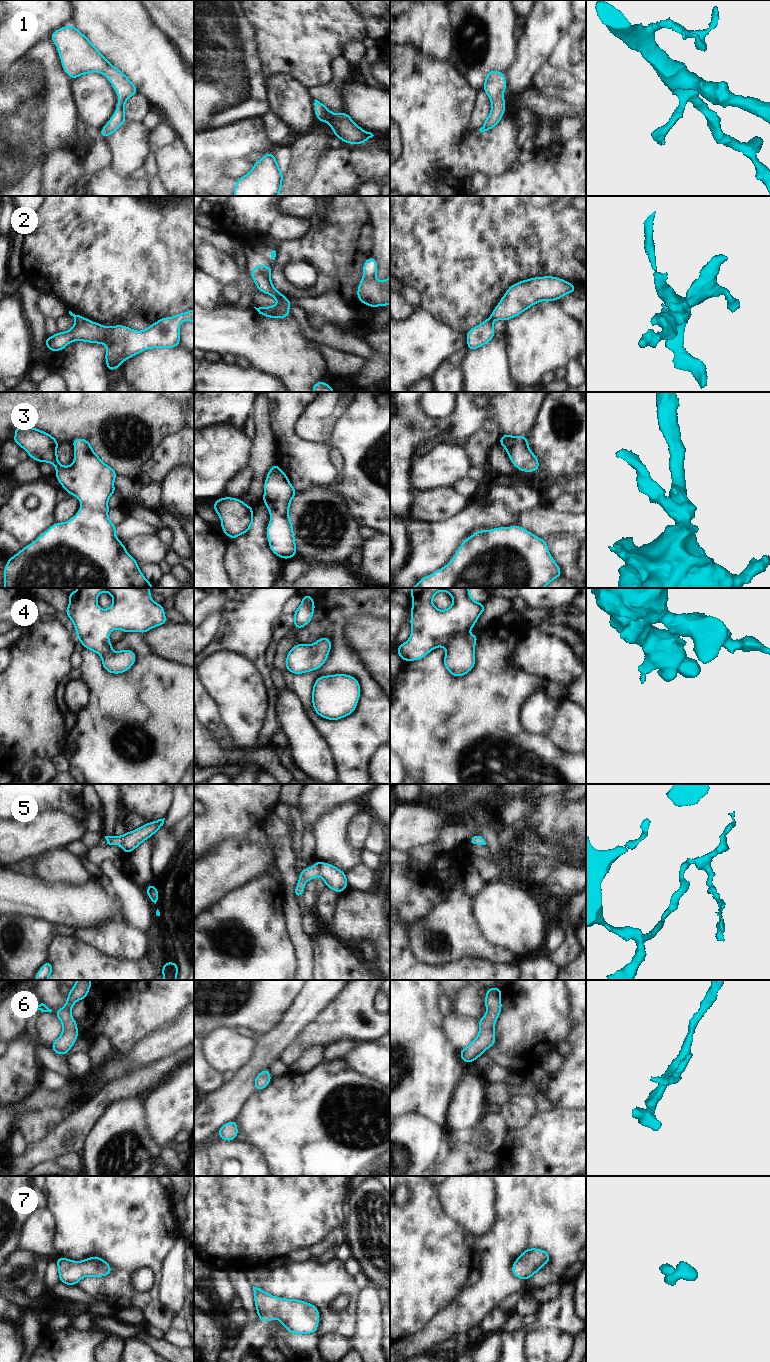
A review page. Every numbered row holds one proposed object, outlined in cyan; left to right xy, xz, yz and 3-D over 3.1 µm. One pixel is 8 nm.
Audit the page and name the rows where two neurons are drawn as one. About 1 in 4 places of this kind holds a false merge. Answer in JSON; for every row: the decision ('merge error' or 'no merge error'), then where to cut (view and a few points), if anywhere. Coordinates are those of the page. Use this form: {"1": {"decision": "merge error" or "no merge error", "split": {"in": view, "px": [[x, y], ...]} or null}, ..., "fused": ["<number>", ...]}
{"1": {"decision": "no merge error", "split": null}, "2": {"decision": "merge error", "split": {"in": "xz", "px": [[282, 295], [277, 299]]}}, "3": {"decision": "no merge error", "split": null}, "4": {"decision": "no merge error", "split": null}, "5": {"decision": "no merge error", "split": null}, "6": {"decision": "no merge error", "split": null}, "7": {"decision": "no merge error", "split": null}, "fused": ["2"]}

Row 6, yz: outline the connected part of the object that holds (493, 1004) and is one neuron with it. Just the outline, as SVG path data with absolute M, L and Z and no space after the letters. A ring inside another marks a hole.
M497 986L487 989L485 995L485 1016L479 1018L479 1033L464 1049L460 1050L463 1062L471 1063L478 1059L486 1050L496 1043L495 1024L502 1010L502 989Z

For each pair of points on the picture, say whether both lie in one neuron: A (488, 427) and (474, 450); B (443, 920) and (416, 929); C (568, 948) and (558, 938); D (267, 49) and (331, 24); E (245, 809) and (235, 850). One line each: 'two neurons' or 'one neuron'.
A: one neuron
B: one neuron
C: two neurons
D: one neuron
E: two neurons

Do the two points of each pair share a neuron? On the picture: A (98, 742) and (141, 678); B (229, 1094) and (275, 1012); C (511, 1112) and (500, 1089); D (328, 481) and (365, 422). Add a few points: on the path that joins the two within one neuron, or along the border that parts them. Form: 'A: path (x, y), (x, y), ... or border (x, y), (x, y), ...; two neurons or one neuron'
A: path (98, 724), (98, 711), (123, 686); one neuron
B: border (281, 1019), (262, 1035); two neurons
C: border (529, 1096), (513, 1095), (501, 1107); two neurons
D: path (347, 478), (357, 468), (365, 452), (365, 441); one neuron

